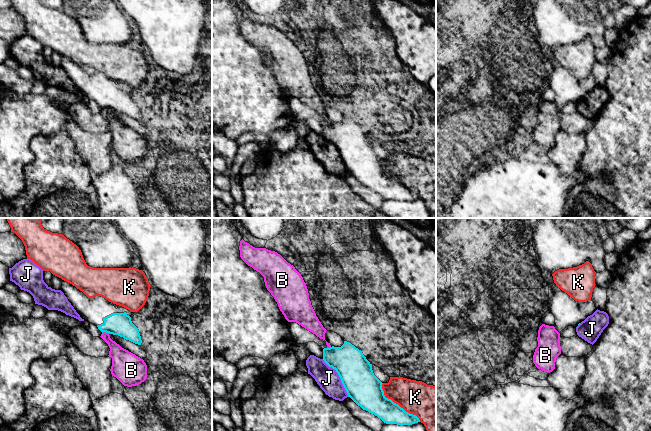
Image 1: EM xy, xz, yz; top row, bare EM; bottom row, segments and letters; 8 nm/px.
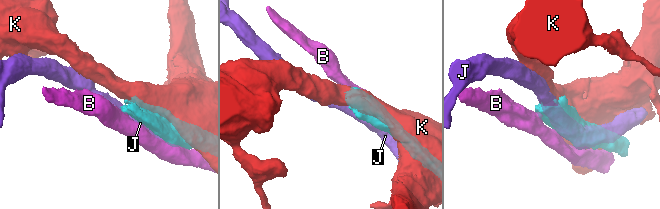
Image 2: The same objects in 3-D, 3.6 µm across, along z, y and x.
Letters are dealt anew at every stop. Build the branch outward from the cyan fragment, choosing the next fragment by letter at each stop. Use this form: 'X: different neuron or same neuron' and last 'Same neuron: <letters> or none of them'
B: different neuron
J: different neuron
K: different neuron
Same neuron: none of them

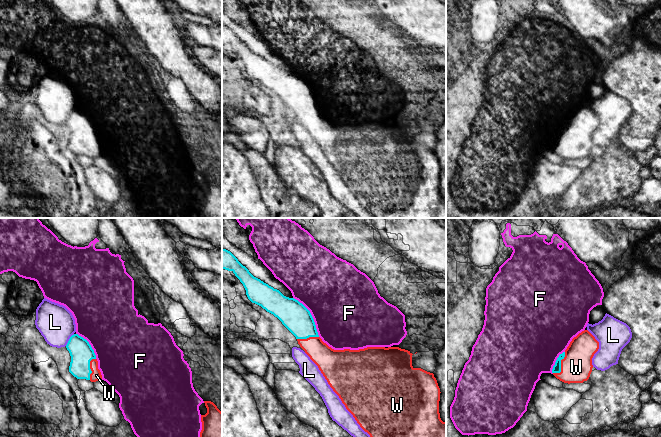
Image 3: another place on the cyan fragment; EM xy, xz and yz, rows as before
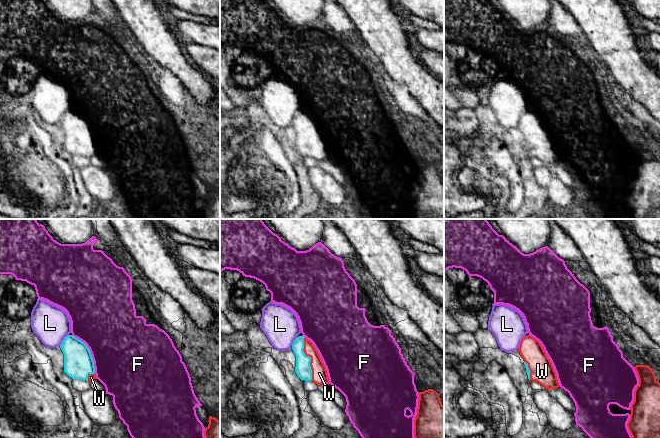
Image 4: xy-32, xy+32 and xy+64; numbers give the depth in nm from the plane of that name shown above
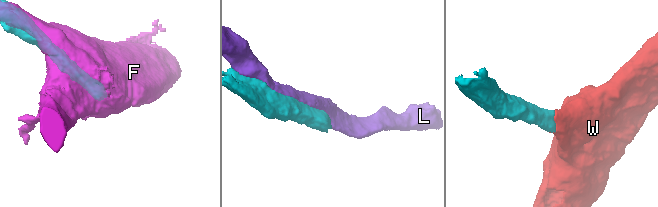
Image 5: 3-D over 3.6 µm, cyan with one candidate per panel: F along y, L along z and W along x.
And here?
F: different neuron
L: different neuron
W: same neuron
Same neuron: W

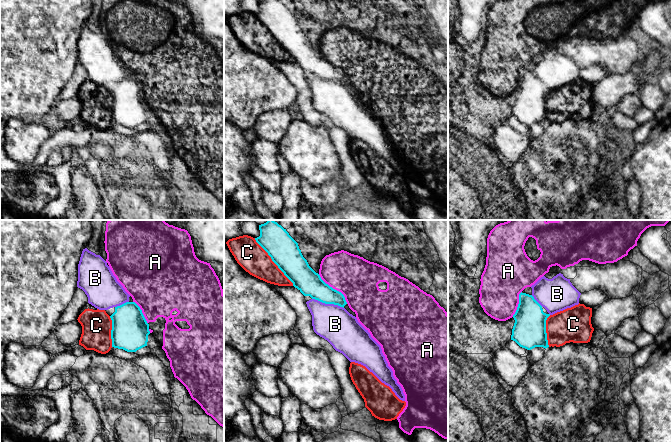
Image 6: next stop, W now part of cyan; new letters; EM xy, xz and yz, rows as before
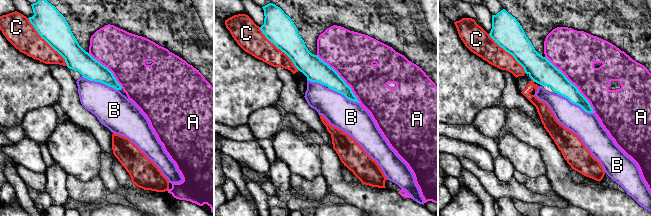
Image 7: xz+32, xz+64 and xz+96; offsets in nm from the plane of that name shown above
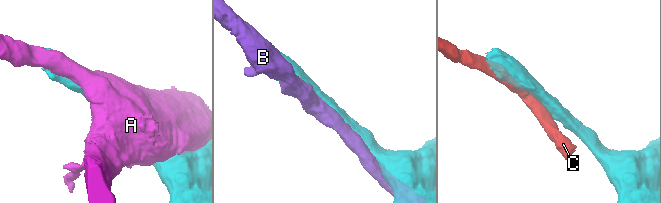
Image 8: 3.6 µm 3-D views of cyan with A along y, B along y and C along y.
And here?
A: different neuron
B: different neuron
C: different neuron
Same neuron: none of them

